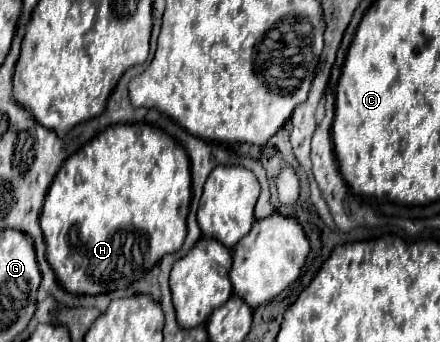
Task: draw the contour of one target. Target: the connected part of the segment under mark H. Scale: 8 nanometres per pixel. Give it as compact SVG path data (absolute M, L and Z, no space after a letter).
M144 122L110 126L64 162L46 194L40 214L46 260L70 294L96 296L124 290L154 268L164 254L180 250L188 234L186 214L190 196L188 154L170 134Z

